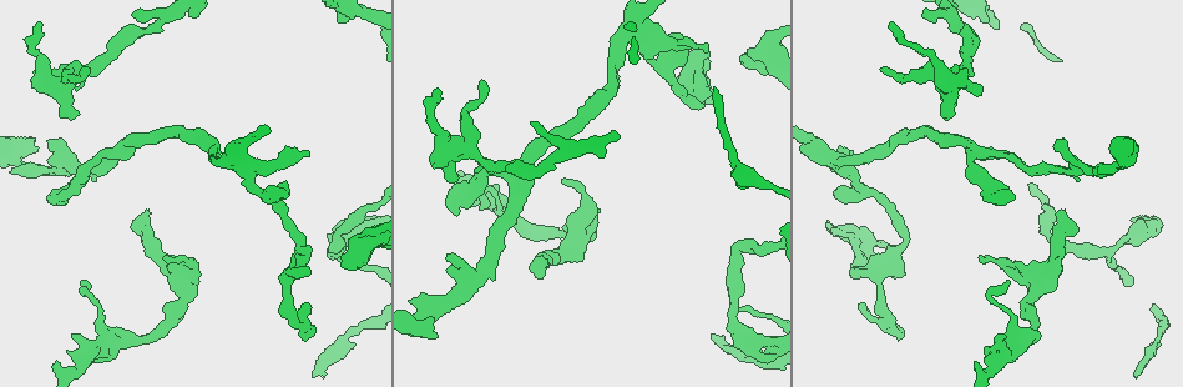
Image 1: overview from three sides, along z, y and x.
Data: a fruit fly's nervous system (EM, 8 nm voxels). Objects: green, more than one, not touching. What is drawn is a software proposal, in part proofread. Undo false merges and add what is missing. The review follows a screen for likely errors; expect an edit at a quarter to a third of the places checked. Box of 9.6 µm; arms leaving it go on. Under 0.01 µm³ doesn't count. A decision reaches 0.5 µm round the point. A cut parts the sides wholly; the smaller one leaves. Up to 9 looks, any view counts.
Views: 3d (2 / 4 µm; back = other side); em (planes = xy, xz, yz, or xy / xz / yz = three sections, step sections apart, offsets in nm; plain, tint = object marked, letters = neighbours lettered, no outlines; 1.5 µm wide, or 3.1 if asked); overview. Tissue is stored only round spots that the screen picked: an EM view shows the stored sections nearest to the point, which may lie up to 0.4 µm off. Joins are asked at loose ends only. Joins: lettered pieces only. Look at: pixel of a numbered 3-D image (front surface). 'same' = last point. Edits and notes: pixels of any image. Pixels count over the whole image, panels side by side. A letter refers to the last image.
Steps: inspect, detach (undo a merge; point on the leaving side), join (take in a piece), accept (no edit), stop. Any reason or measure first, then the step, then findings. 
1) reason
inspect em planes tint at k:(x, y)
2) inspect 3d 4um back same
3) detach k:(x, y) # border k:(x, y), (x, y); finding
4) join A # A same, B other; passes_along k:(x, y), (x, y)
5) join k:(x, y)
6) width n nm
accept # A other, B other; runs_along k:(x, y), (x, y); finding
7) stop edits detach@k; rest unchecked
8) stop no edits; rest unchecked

an open end
inspect em planes tint at 1:(68, 118)

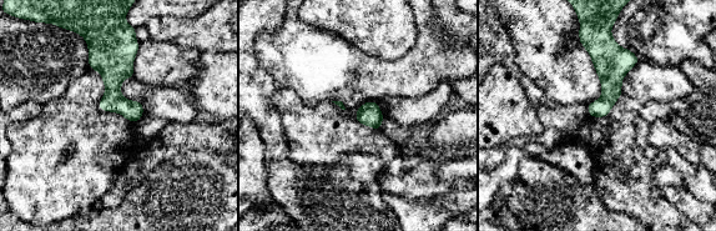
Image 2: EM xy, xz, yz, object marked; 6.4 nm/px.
inspect em planes letters same

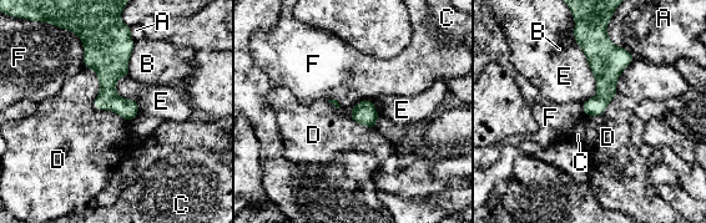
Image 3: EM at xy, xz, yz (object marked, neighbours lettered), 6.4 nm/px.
accept # A other, B other, C other, D other, E other, F other; border 3:(84, 65), (94, 106), (129, 122); none of them fits

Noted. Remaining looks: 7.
tapers out
inspect 3d 4um at 1:(439, 89)

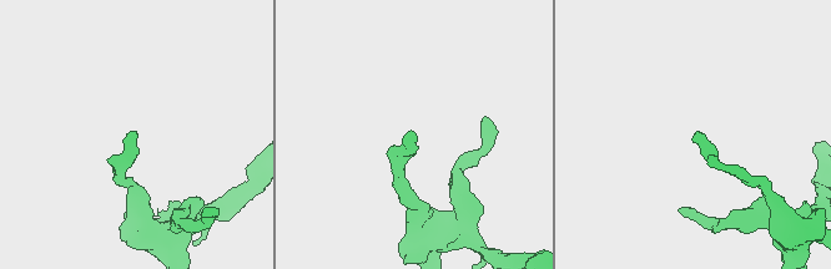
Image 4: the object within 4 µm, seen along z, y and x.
shape alone is not enough
inspect em planes plain at 4:(136, 131)

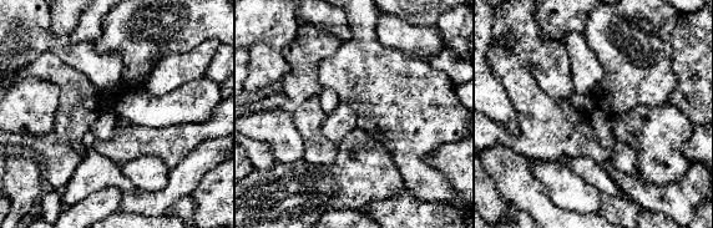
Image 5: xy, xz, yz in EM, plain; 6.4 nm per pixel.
see the neighbours
inspect em planes letters same

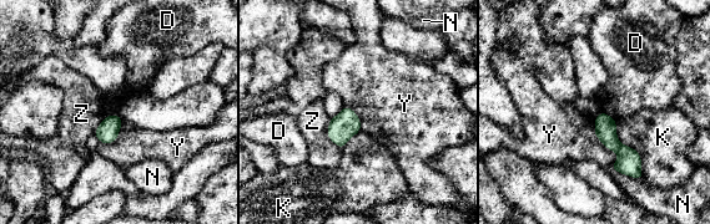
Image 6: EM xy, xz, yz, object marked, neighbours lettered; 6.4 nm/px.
width 130 nm; longest_contact K 420 nm
accept # D other, K other, N other, Y other, Z other; no lettered piece goes on from it

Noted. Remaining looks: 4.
branch stops here
inspect em planes letters at 1:(1060, 212)

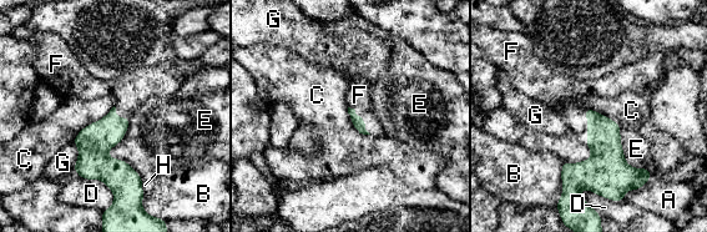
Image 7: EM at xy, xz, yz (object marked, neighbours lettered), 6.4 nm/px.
join F # A other, B other, C other, D other, E other, F same, G other, H other; passes_along 7:(604, 139), (587, 126), (574, 114); it goes on there

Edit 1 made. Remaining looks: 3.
thick turns thin
inspect em planes tint at 1:(191, 266)

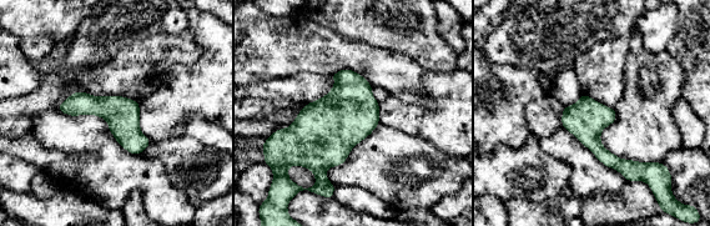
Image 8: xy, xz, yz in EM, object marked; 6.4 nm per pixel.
inspect em planes letters same

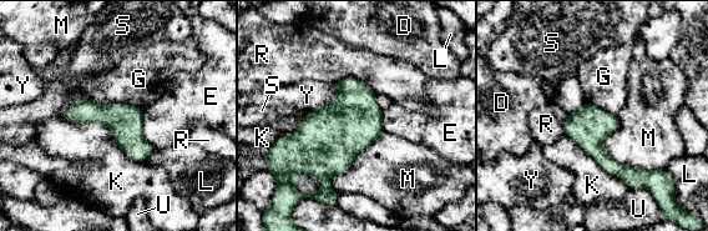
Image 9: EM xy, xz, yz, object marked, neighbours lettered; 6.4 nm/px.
accept # D other, E other, G other, K other, L other, M other, R other, S other, U other, Y other; border 9:(60, 117), (105, 124), (145, 161); all the same cell

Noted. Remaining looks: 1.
stop edits join@7; rest unchecked

